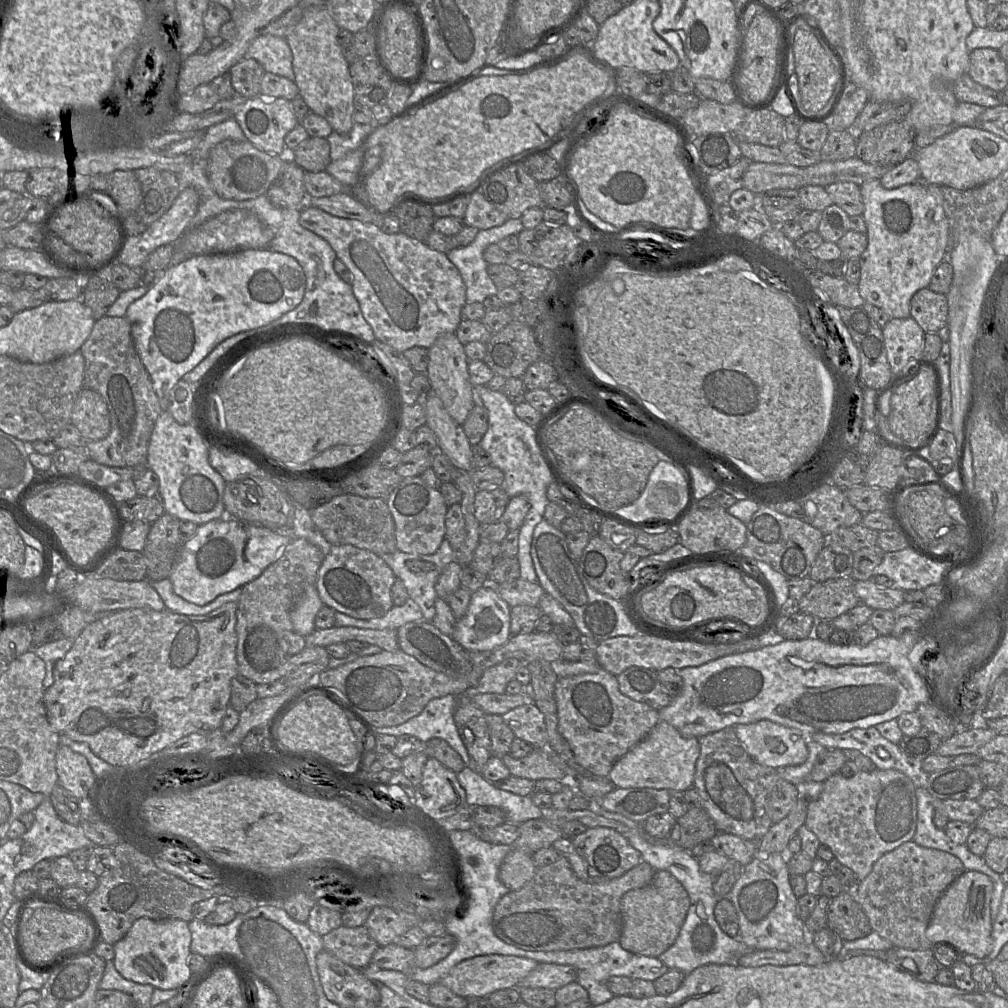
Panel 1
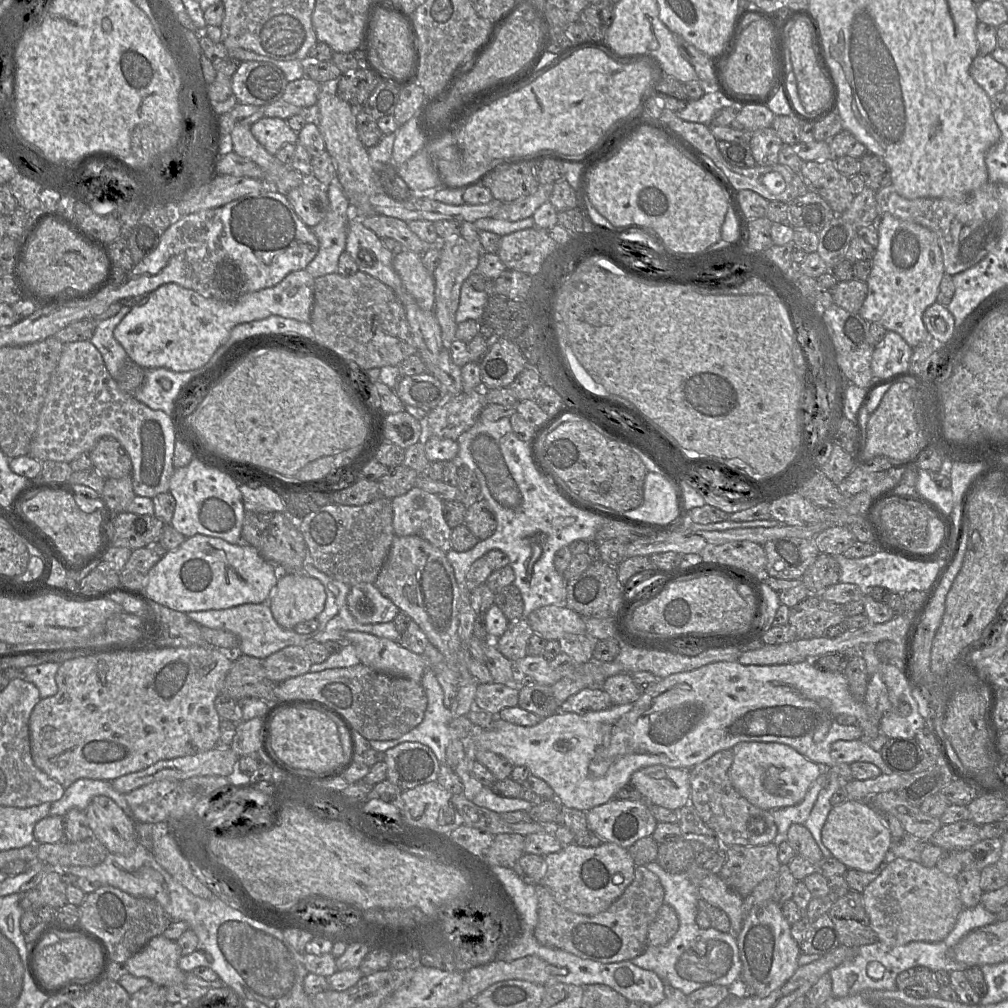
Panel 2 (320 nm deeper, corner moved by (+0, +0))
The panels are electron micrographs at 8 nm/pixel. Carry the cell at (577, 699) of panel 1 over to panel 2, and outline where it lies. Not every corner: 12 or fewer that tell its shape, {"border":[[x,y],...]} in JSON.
{"border":[[601,686],[568,697],[559,711],[583,715],[612,706]]}

